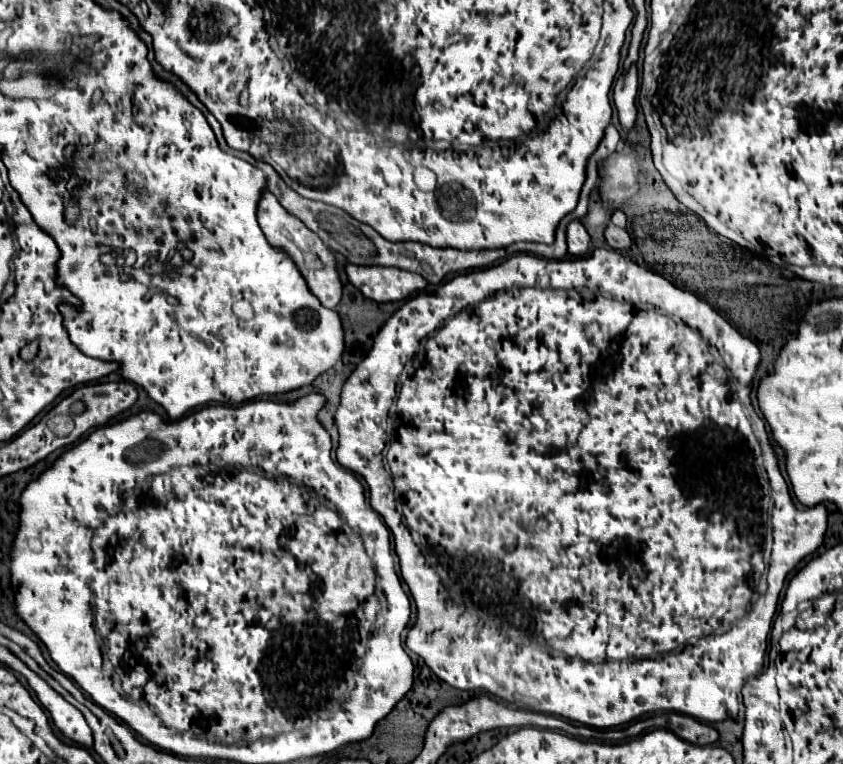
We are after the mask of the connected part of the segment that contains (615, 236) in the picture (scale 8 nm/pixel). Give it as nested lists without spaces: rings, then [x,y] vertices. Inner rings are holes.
[[[609,224],[607,230],[605,230],[605,238],[607,238],[607,244],[613,248],[613,250],[625,250],[631,246],[631,238],[627,234],[627,230],[615,226],[615,224]]]

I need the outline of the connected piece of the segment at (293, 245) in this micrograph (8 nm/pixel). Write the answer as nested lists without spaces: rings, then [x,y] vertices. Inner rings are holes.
[[[263,190],[263,194],[261,194],[259,206],[257,206],[257,220],[259,220],[259,226],[261,226],[267,242],[273,248],[283,250],[295,262],[297,270],[301,272],[301,276],[307,282],[309,292],[325,308],[335,308],[341,300],[341,282],[339,282],[339,274],[337,274],[337,266],[335,266],[335,256],[321,242],[321,238],[317,234],[313,234],[299,218],[295,218],[293,214],[283,210],[283,206],[279,206],[279,200],[269,190]]]

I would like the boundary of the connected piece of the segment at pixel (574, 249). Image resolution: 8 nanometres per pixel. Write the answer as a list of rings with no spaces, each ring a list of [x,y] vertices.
[[[573,220],[567,226],[567,246],[573,256],[583,256],[589,250],[589,234],[579,220]]]

